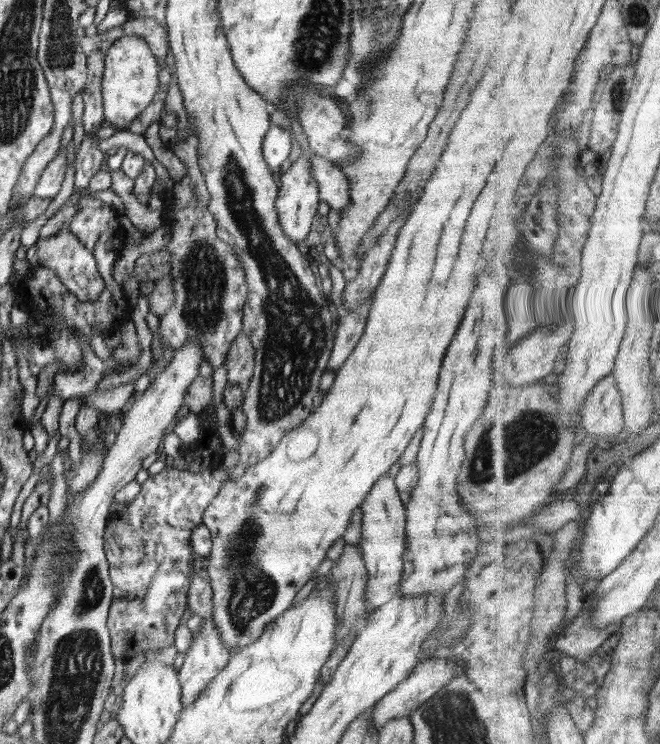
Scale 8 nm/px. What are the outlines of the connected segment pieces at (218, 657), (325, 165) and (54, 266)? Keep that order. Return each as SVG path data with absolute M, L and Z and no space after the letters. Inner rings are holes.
M203 618L199 631L192 634L192 642L178 672L181 686L181 703L189 706L200 692L228 664L230 653L222 645L210 618Z
M316 154L310 155L310 166L310 174L318 184L319 199L325 200L338 214L342 213L350 203L350 182L346 174Z
M68 223L63 224L56 235L47 239L38 239L32 247L27 250L27 259L30 265L42 266L55 275L59 282L62 282L69 292L72 292L85 304L90 304L99 298L104 291L105 284L97 271L96 259L90 251L78 240L70 230Z

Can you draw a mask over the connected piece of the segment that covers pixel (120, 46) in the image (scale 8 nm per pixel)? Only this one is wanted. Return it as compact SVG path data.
M135 33L126 34L108 47L102 73L102 121L110 121L116 127L116 132L128 130L132 121L152 102L159 90L158 61L144 38Z

